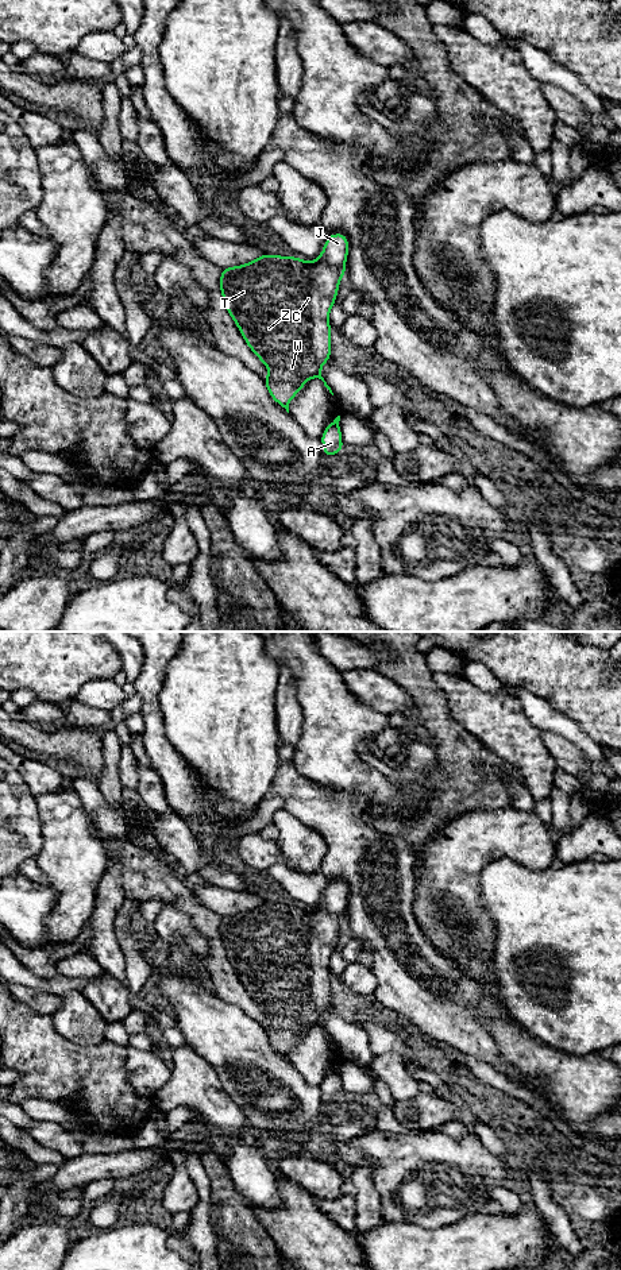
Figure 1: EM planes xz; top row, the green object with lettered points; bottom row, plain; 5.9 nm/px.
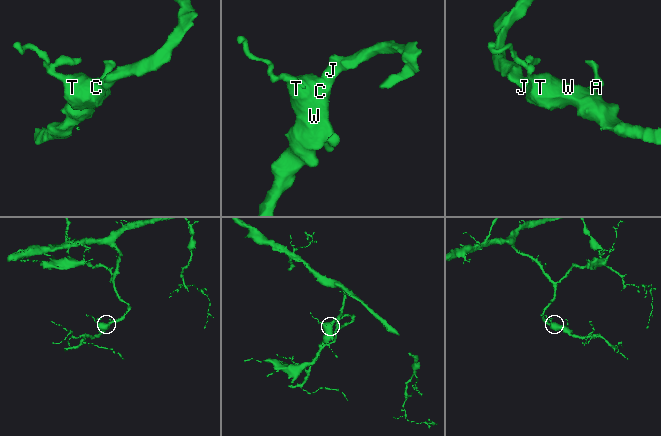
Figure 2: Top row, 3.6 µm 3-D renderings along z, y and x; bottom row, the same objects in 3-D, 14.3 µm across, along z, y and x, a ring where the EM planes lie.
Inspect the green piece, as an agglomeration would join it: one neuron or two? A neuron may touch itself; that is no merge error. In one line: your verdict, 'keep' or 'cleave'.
keep

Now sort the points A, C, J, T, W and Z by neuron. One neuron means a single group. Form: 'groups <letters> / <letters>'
groups A C J T W Z

